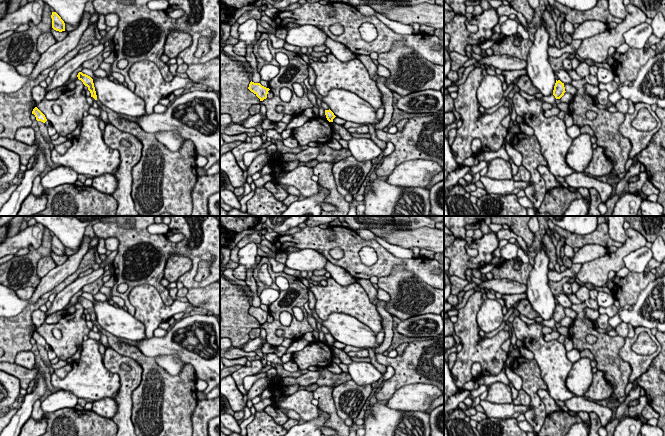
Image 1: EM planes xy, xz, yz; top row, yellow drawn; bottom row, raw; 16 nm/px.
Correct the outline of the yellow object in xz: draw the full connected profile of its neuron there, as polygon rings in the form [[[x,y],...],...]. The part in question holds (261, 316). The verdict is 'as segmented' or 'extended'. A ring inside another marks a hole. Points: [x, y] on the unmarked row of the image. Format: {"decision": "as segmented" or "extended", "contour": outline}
{"decision": "as segmented", "contour": [[[252,305],[250,306],[248,313],[253,316],[260,325],[267,322],[268,315],[270,314],[269,312],[262,310],[260,307],[254,307]]]}

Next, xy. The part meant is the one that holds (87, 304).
{"decision": "as segmented", "contour": [[[79,296],[77,301],[79,304],[81,304],[83,306],[83,308],[85,310],[88,311],[88,314],[91,317],[91,321],[93,321],[95,324],[97,324],[97,319],[96,319],[93,303],[90,300],[83,298],[82,296]]]}

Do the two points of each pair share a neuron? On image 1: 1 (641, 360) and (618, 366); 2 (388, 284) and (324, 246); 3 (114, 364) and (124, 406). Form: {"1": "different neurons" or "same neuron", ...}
{"1": "different neurons", "2": "different neurons", "3": "same neuron"}

